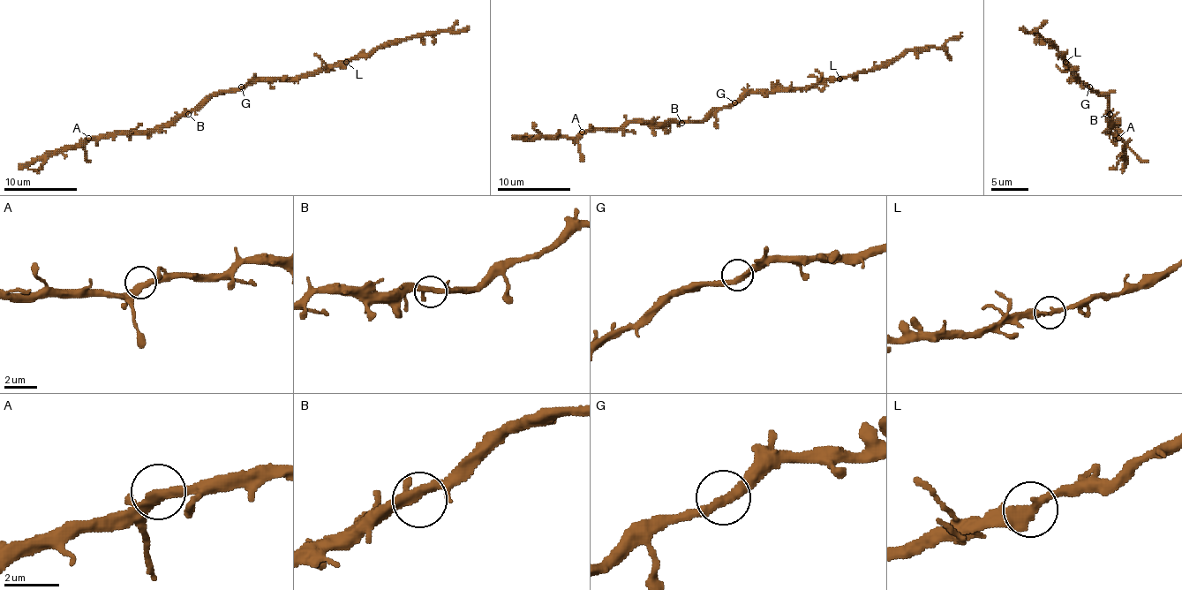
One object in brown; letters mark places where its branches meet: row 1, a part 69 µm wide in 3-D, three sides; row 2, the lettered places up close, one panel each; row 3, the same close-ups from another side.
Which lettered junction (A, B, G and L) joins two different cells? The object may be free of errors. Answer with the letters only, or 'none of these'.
none of these

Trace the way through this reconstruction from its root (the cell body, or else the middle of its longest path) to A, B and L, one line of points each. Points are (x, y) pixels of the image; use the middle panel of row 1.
A: (736, 104), (714, 108), (701, 121), (626, 123), (619, 128), (582, 132)
B: (736, 104), (714, 108), (701, 121), (681, 123)
L: (736, 104), (751, 93), (808, 89), (819, 82), (839, 79)

